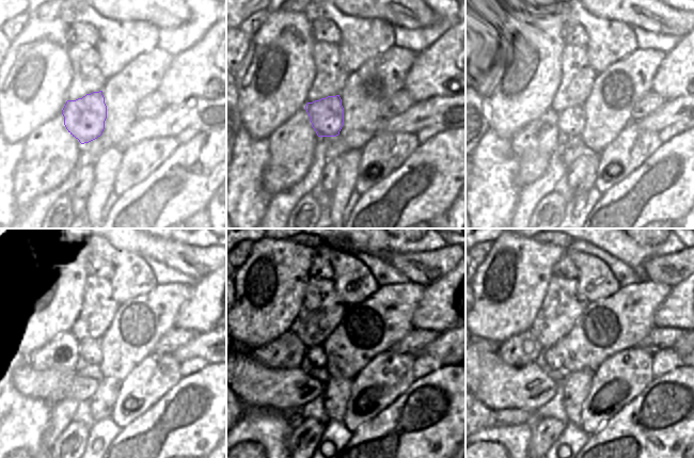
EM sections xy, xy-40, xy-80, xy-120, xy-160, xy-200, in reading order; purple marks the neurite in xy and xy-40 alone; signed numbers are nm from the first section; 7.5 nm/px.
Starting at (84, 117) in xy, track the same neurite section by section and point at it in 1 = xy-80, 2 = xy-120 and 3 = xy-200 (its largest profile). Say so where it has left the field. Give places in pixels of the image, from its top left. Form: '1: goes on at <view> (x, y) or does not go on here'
1: goes on at xy-80 (570, 121)
2: goes on at xy-120 (90, 353)
3: goes on at xy-200 (552, 358)

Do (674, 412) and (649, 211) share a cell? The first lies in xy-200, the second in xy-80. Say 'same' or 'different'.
same

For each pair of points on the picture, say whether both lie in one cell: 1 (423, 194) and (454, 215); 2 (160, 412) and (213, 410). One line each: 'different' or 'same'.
1: different
2: same

